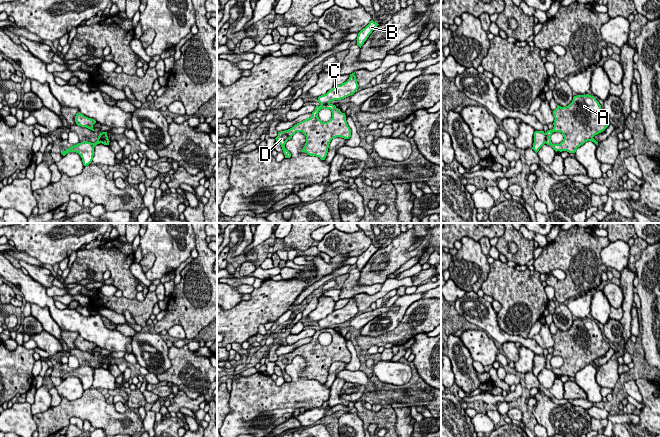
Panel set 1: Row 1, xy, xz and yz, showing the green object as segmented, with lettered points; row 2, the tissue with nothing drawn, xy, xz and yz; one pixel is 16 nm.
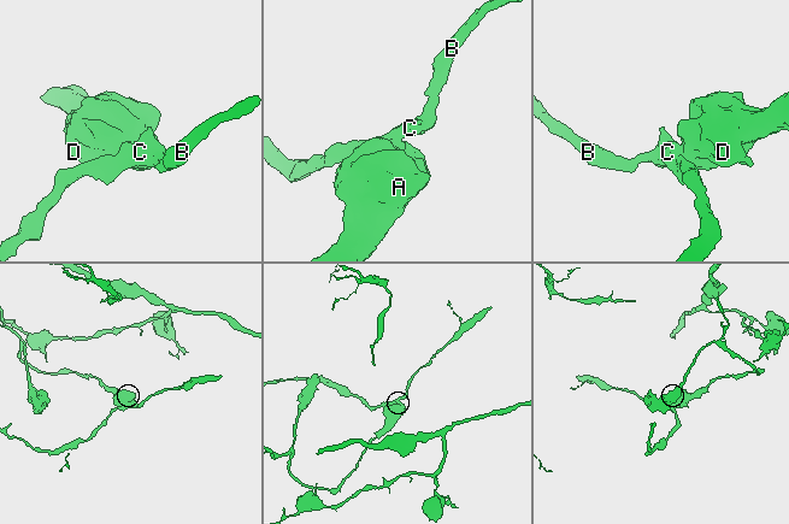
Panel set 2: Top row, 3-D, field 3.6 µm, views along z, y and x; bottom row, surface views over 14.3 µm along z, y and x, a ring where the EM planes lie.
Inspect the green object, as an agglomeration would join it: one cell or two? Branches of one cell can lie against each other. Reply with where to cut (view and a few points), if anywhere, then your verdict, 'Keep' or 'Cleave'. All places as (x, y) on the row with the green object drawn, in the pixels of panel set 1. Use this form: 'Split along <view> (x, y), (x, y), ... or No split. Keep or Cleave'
Split along yz (545, 133), (546, 142). Cleave

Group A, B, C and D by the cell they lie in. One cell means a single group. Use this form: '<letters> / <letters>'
A D / B C

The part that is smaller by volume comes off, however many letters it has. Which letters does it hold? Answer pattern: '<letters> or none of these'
A, D

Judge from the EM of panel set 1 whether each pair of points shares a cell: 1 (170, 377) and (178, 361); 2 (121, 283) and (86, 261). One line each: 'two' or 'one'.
1: one
2: one

